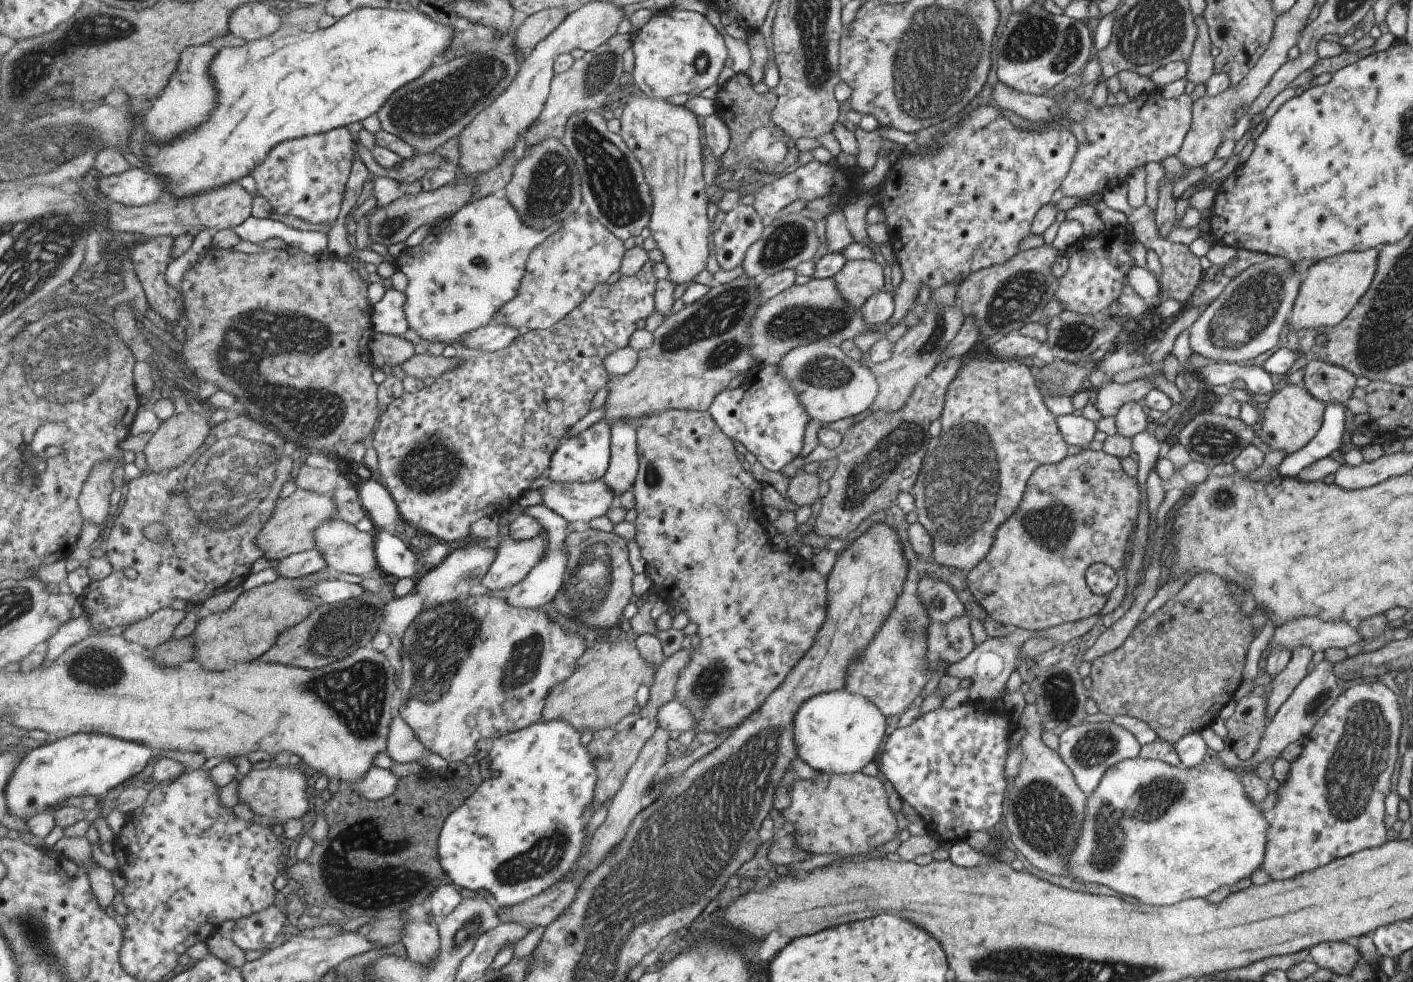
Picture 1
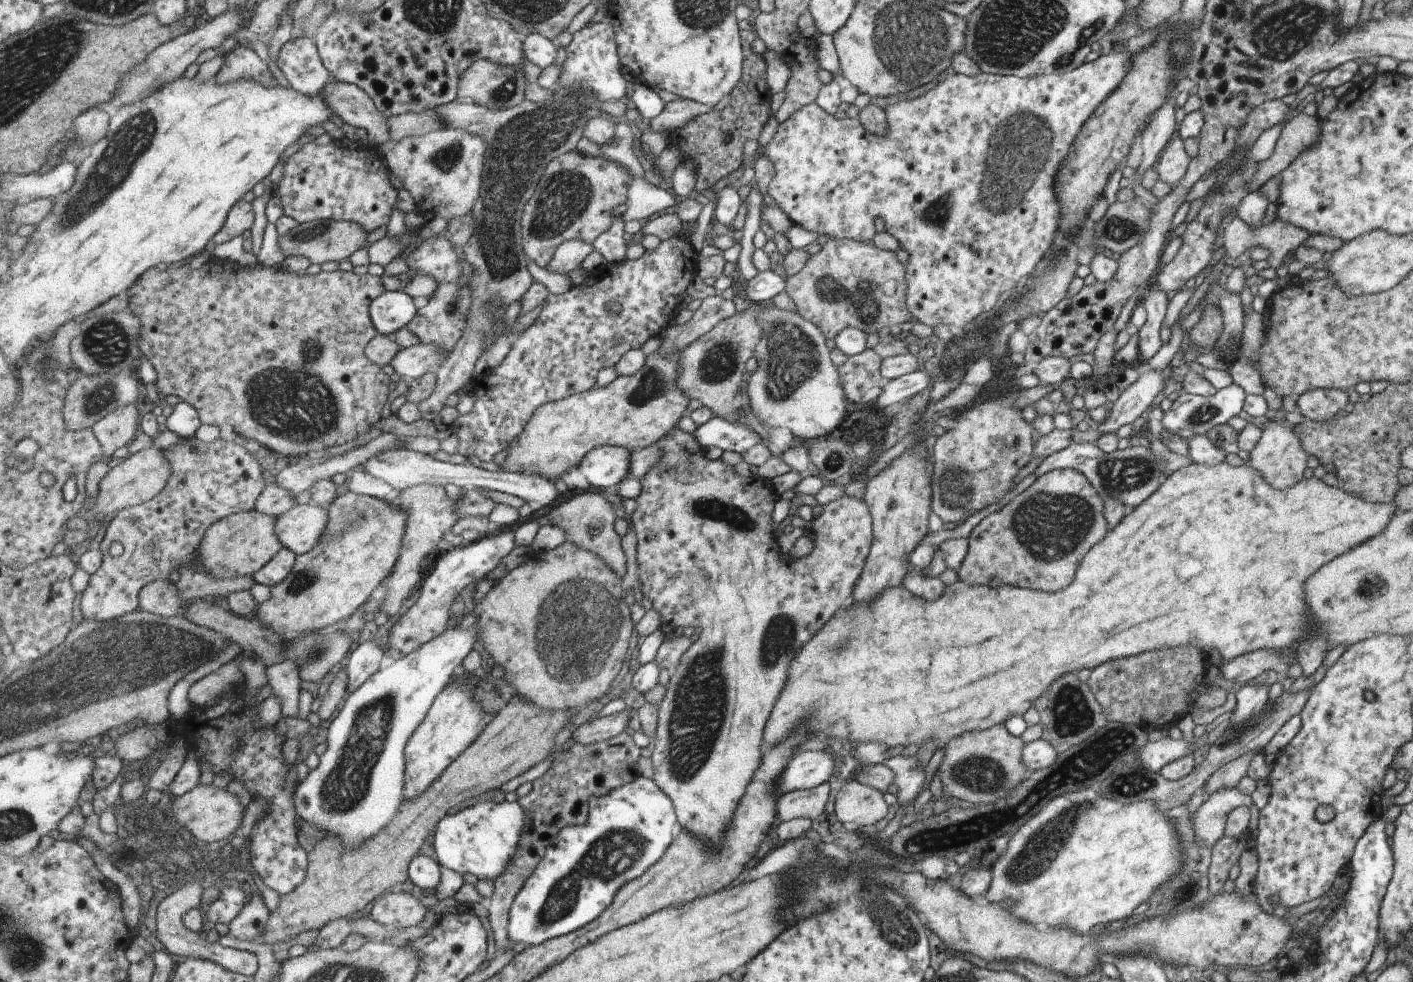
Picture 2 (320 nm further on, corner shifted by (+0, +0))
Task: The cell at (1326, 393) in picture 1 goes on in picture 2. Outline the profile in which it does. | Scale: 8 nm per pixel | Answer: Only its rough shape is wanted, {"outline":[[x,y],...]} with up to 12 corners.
{"outline":[[1342,389],[1309,390],[1296,399],[1300,414],[1333,419],[1347,403]]}

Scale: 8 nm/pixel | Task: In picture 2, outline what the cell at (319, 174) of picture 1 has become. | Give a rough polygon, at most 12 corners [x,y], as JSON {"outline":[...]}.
{"outline":[[308,144],[277,190],[299,223],[387,226],[399,192],[379,149]]}

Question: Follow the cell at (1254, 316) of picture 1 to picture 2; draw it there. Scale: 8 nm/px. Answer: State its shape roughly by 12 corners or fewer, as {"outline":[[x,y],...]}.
{"outline":[[1161,370],[1139,378],[1108,404],[1099,434],[1131,425],[1161,392]]}

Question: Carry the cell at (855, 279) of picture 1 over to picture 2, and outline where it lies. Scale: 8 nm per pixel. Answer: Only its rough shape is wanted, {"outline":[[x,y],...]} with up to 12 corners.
{"outline":[[866,238],[829,239],[785,293],[833,339],[905,327],[905,270]]}

